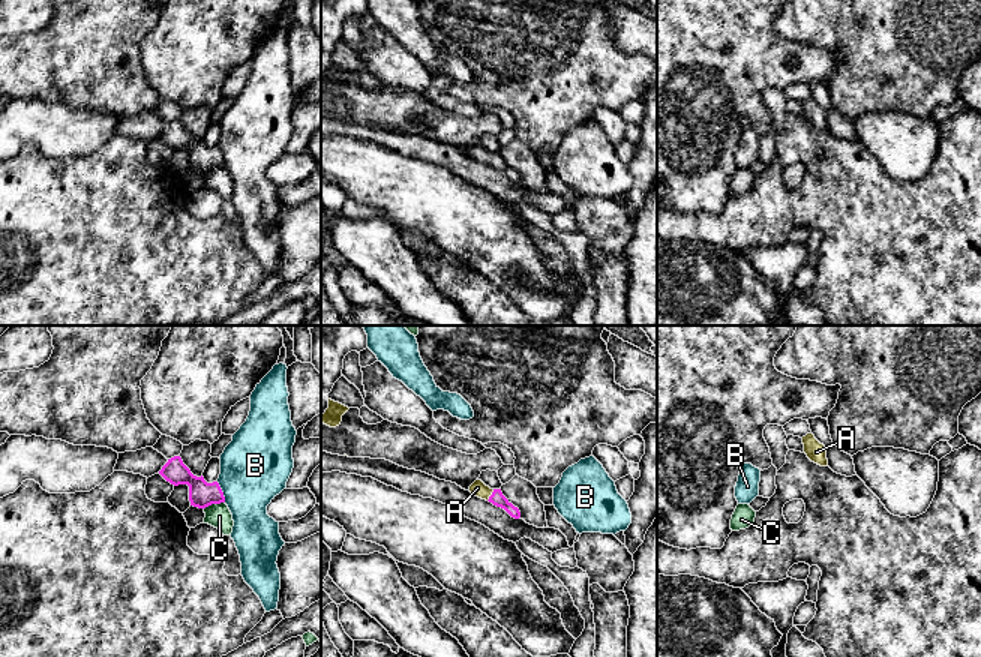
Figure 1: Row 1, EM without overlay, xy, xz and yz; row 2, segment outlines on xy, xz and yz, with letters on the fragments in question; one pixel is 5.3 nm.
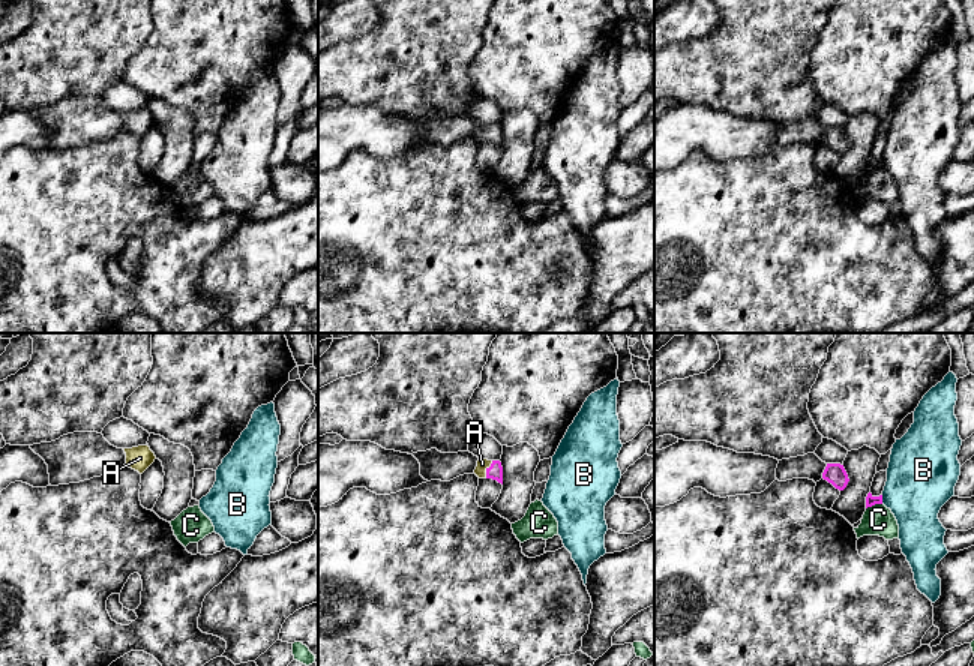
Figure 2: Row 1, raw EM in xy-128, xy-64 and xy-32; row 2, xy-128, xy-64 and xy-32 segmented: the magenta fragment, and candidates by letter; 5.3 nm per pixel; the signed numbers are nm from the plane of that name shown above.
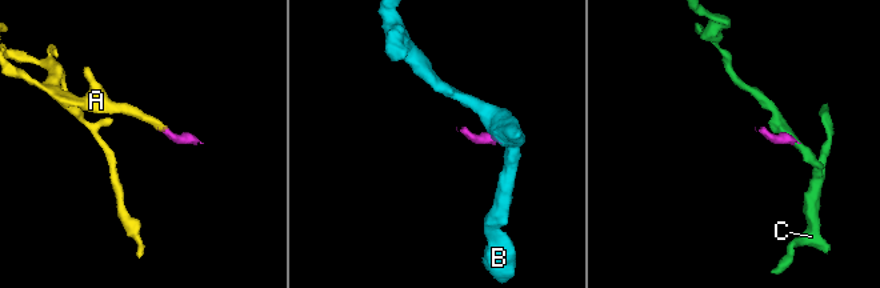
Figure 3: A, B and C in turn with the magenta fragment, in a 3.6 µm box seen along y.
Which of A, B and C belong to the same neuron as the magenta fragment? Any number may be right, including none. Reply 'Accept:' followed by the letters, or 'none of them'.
Accept: A

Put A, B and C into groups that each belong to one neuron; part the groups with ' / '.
A / B / C

